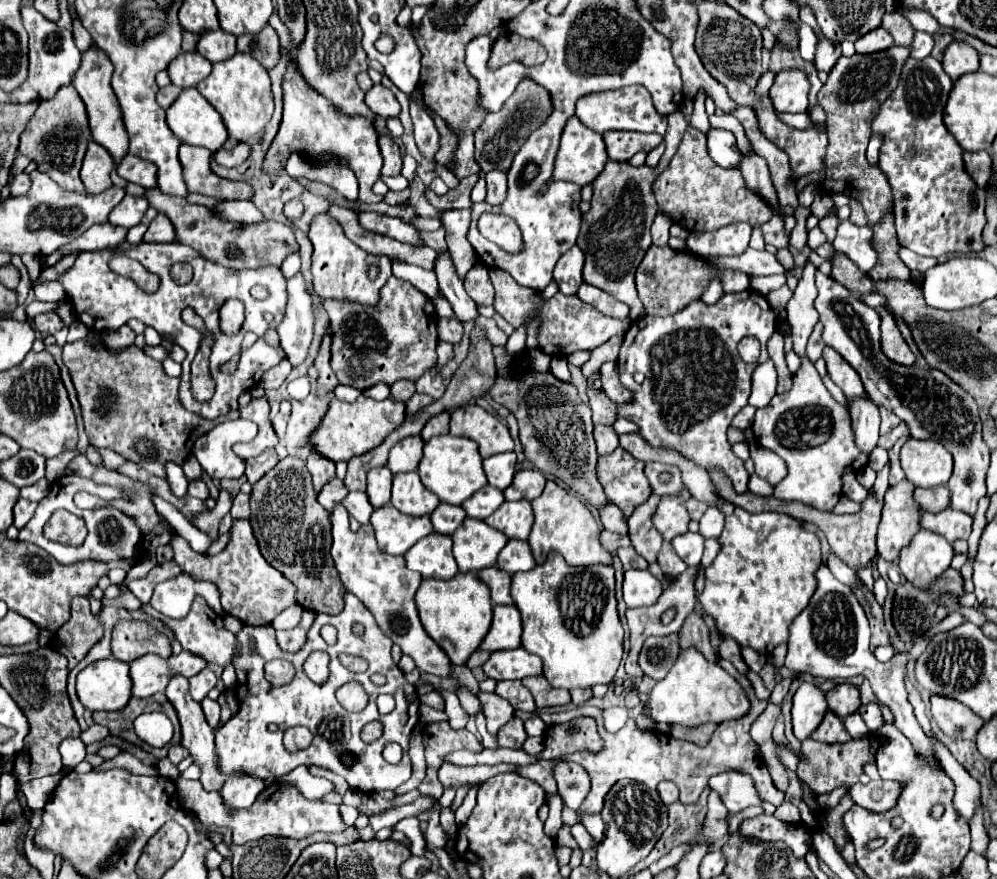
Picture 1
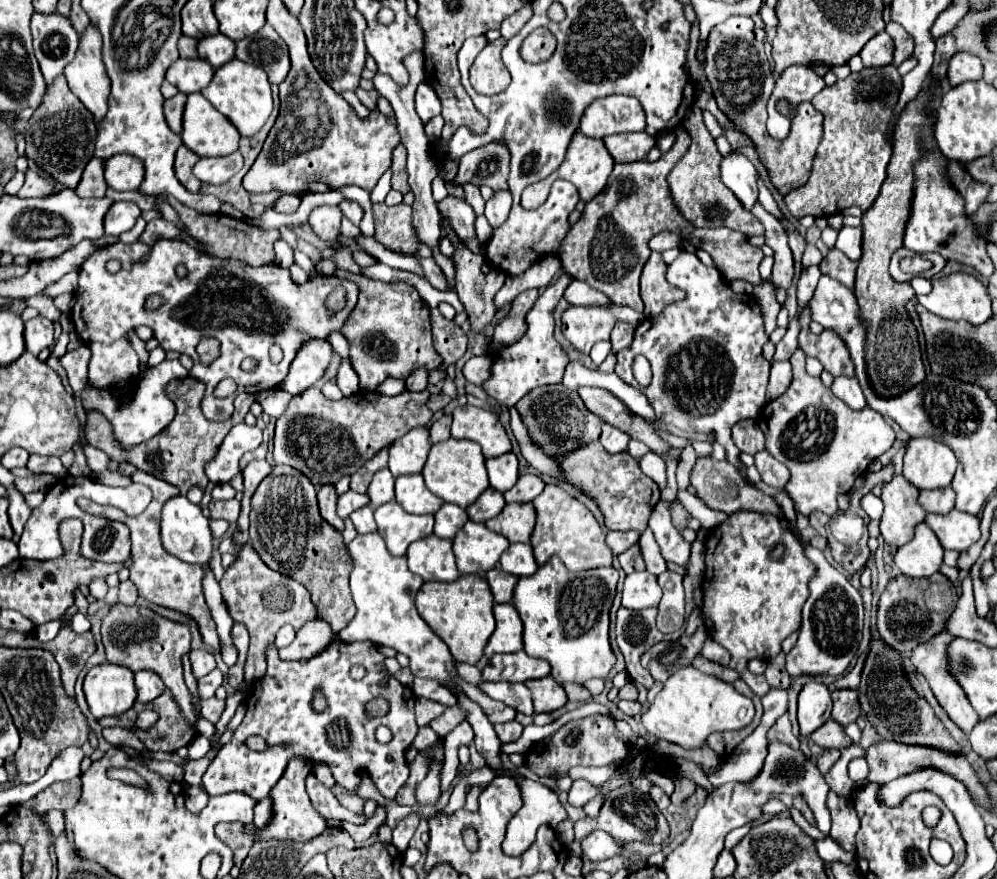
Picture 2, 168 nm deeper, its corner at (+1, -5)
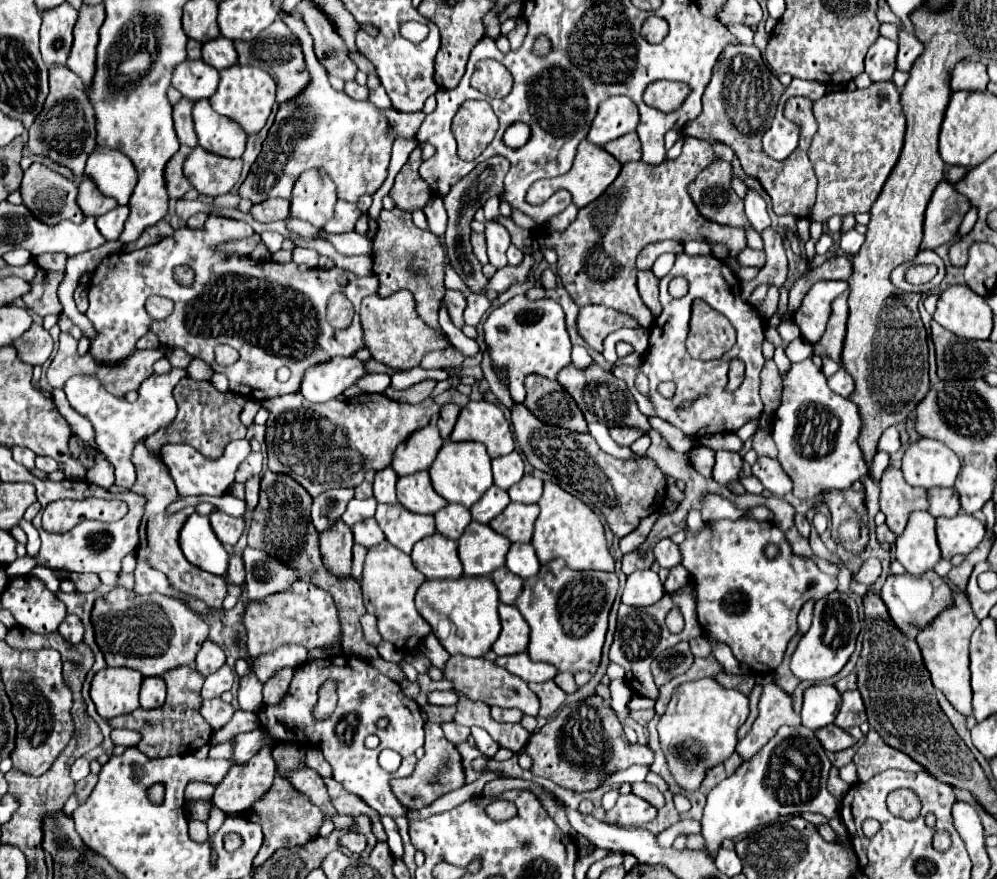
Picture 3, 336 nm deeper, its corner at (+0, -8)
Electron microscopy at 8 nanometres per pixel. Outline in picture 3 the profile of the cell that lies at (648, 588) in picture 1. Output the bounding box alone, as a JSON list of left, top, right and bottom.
[622,570,664,606]

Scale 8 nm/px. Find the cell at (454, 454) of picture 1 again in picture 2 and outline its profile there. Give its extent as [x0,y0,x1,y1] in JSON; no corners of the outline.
[421,439,489,509]

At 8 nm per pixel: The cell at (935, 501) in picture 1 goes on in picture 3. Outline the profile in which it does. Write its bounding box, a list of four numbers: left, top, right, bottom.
[928,486,960,518]

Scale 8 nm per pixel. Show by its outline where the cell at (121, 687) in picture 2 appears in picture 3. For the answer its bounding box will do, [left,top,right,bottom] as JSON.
[92,668,142,718]

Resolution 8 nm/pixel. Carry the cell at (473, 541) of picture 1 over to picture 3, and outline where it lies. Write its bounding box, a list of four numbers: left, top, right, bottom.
[458,522,510,576]

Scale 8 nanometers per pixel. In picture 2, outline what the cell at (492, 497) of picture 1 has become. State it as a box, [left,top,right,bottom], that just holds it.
[467,487,505,523]

